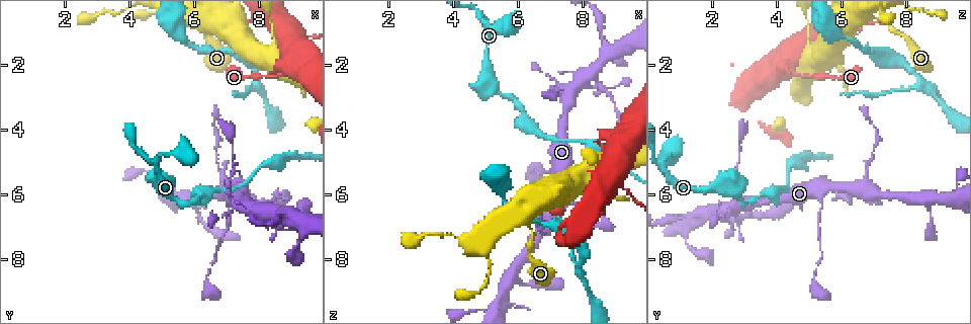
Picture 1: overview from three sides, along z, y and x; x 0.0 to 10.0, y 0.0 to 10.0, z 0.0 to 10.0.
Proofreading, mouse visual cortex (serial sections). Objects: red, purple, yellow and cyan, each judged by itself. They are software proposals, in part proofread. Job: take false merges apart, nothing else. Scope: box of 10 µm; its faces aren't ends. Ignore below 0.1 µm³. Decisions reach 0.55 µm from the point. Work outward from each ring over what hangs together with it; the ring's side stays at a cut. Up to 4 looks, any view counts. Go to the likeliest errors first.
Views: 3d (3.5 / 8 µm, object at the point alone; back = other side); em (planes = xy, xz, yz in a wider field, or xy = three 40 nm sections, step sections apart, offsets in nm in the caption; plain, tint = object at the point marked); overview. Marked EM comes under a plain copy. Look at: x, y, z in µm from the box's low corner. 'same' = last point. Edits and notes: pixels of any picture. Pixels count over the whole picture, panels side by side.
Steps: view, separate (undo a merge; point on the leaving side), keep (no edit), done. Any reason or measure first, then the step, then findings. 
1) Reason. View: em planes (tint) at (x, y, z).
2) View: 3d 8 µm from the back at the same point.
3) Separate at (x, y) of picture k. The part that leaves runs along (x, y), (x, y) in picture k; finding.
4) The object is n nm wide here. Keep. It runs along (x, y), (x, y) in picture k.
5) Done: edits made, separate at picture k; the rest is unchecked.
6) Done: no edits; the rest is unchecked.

A narrow waist. View: 3d 3.5 µm at (7.05, 7.00, 5.35).

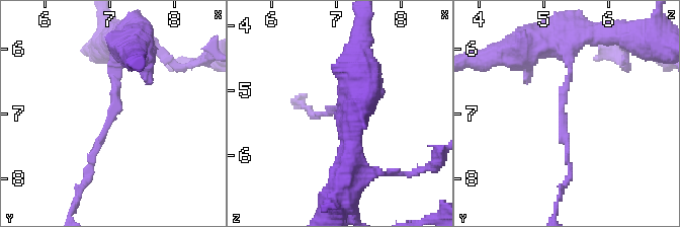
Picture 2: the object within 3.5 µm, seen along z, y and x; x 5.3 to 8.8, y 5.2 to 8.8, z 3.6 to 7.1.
The arms are 100, 150 nm wide. View: em xy step 1 (tint) at (7.10, 7.00, 5.30).

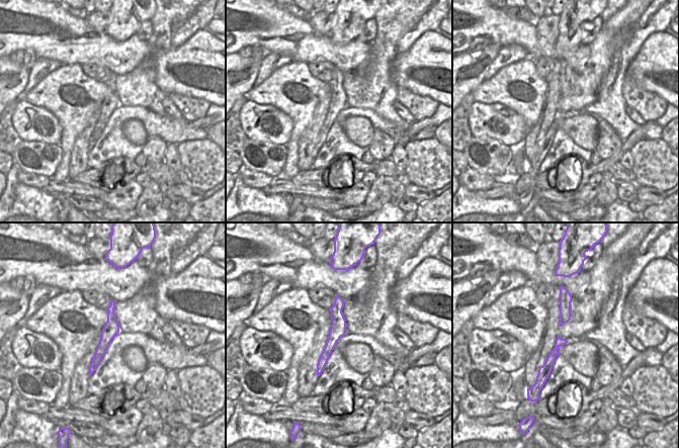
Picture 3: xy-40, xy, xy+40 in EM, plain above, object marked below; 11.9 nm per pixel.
Keep. It runs along (124, 47), (90, 174) in picture 2; one cell here.

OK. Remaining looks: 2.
Sudden change in width. View: 3d 3.5 µm from the back at (5.05, 4.80, 0.65).

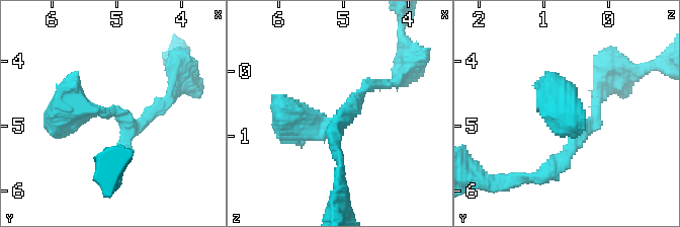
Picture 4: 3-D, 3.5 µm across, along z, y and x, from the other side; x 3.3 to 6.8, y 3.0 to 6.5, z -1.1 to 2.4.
The arms are 150, 200, 450 nm wide. Keep. It runs along (342, 122), (285, 111) in picture 4; continuous, no second cell.

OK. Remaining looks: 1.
Done: no edits; the rest is unchecked.

